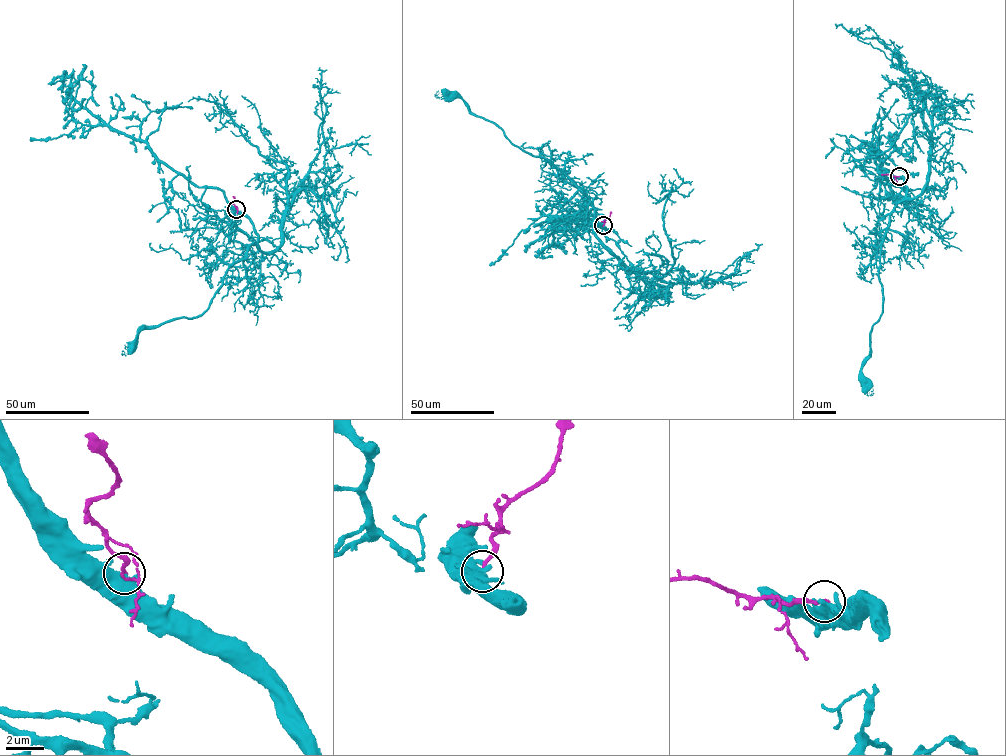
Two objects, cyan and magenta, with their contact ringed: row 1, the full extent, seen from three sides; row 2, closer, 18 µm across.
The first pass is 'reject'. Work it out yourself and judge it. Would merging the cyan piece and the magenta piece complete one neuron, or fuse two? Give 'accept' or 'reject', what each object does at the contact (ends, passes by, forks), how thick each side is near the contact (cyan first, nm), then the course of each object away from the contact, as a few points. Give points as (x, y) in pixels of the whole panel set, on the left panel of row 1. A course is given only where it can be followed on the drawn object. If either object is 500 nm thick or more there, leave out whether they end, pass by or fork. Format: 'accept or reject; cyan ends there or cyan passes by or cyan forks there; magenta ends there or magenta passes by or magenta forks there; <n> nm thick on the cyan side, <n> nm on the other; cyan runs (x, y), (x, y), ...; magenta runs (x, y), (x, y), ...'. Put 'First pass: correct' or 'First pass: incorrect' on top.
First pass: correct
reject; 650 nm thick on the cyan side, 240 nm on the other; cyan runs (236, 209), (266, 253), (308, 187), (334, 213), (325, 221), (344, 243), (331, 256); magenta runs (236, 209), (233, 196)

